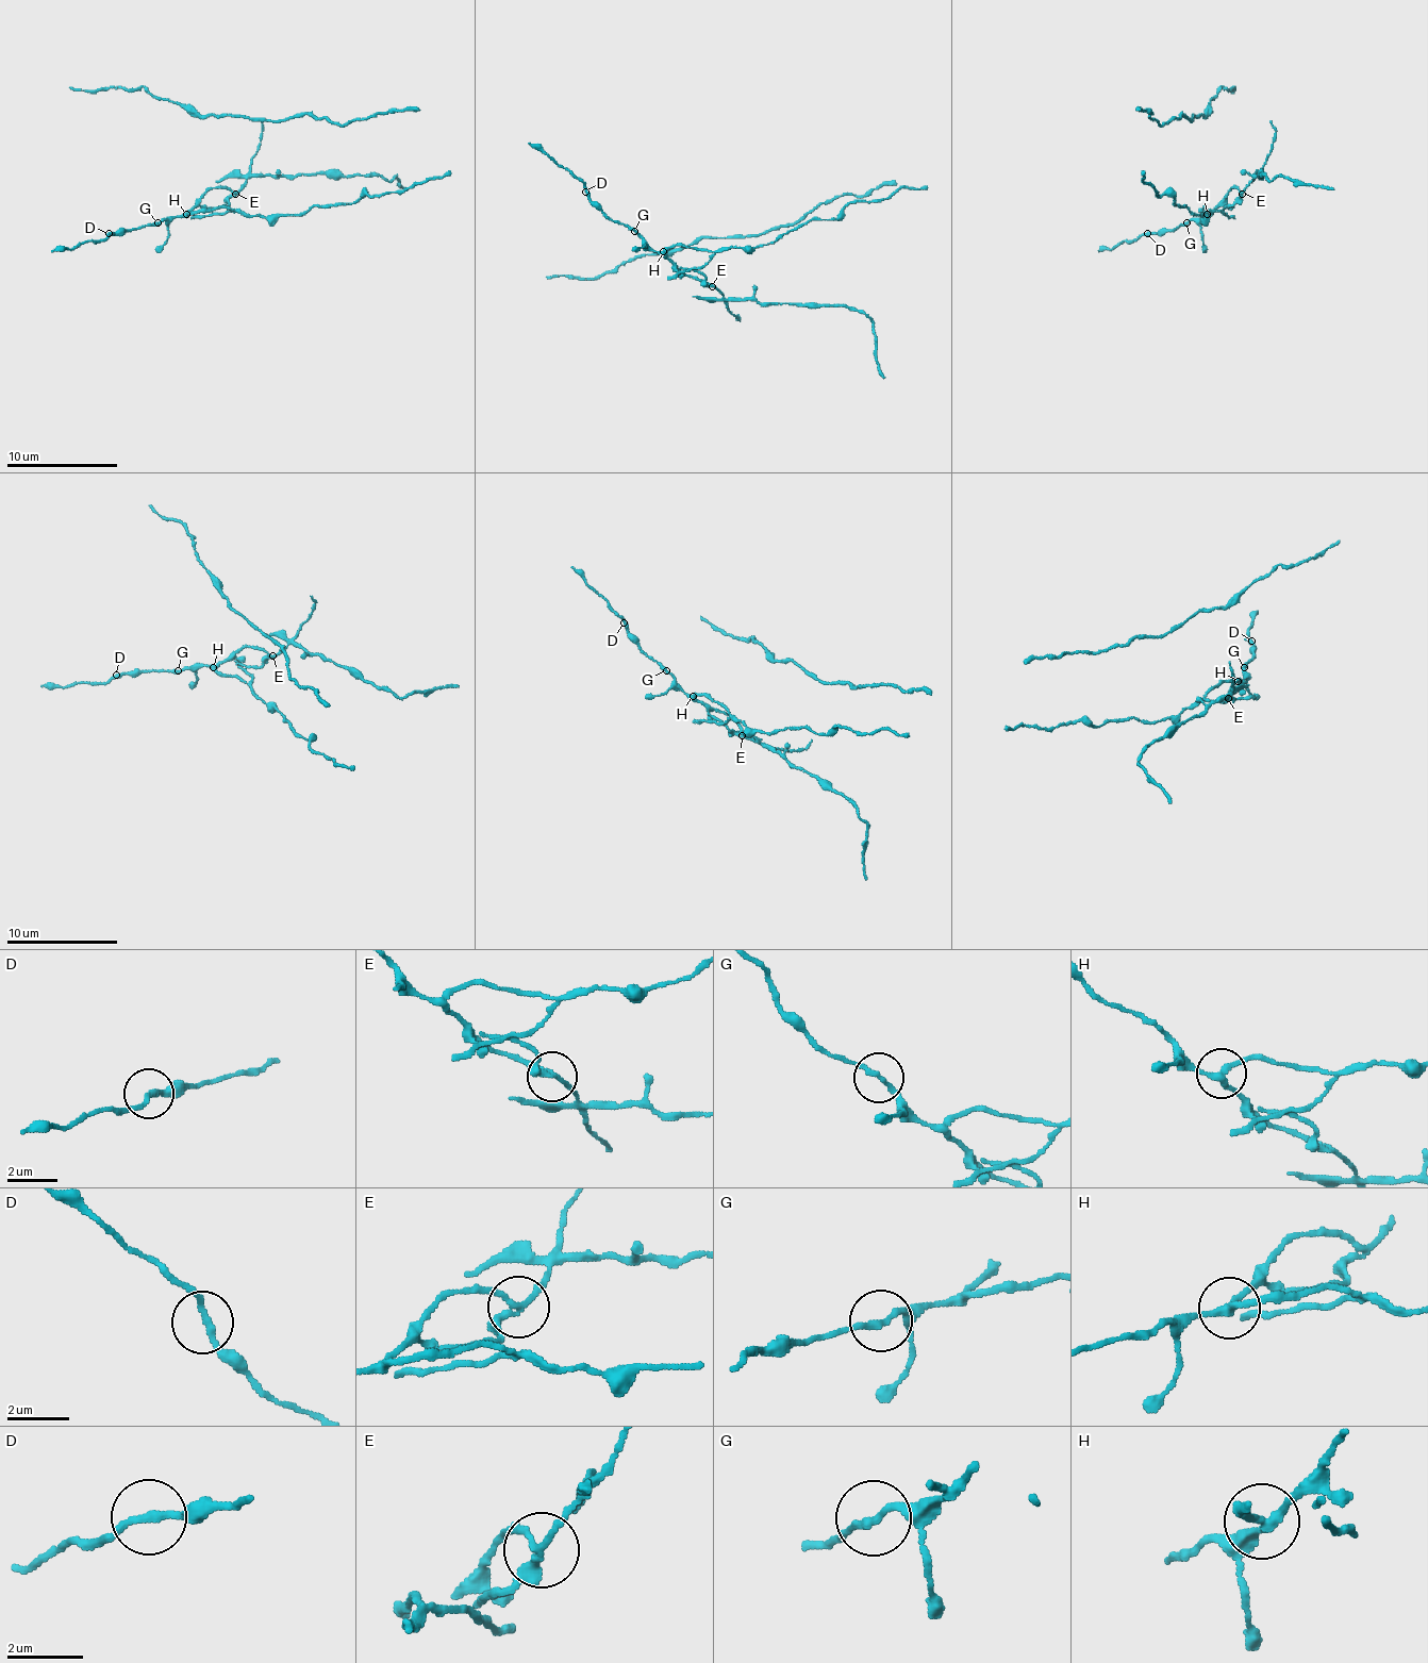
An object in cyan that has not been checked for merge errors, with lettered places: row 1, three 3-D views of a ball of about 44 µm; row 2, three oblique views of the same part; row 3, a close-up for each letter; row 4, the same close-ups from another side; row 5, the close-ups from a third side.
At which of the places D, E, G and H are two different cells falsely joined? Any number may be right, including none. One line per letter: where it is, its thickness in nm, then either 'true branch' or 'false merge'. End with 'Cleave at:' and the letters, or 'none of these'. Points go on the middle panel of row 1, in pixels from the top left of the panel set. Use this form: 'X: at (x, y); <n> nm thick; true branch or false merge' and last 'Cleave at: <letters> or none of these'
D: at (585, 192); 200 nm thick; true branch
E: at (712, 286); 180 nm thick; false merge
G: at (634, 231); 200 nm thick; true branch
H: at (663, 251); 220 nm thick; false merge
Cleave at: E, H

